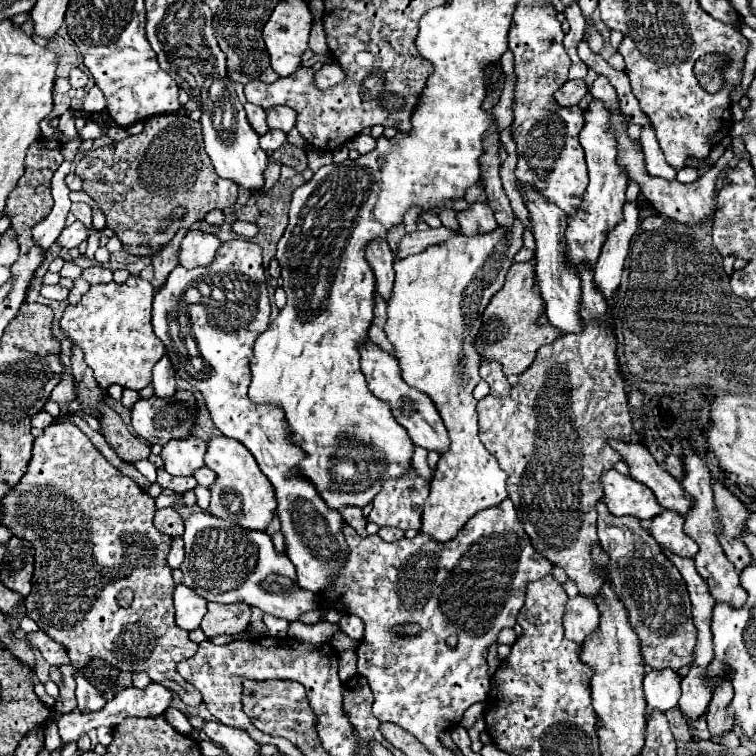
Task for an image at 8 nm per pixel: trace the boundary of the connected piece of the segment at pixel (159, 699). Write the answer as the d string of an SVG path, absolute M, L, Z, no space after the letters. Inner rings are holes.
M150 683L144 689L124 689L114 695L112 701L106 701L104 707L118 707L114 711L114 727L126 717L156 717L162 715L170 705L172 693L164 689L160 683Z

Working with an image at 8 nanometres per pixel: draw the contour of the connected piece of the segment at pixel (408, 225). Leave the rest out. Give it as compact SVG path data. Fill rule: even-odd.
M413 206L405 213L403 221L406 233L409 234L417 230L417 216L421 212L419 207Z

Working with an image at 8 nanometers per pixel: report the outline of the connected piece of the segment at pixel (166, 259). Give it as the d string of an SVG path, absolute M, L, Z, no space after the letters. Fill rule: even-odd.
M178 231L176 237L172 239L172 243L170 243L168 247L164 247L164 249L160 249L160 251L156 251L156 253L152 255L154 279L152 279L151 285L154 287L154 291L158 291L158 289L164 285L164 281L166 281L168 275L170 275L170 271L178 265L178 261L176 261L176 251L178 251L178 241L182 241L182 235L186 235L186 231Z

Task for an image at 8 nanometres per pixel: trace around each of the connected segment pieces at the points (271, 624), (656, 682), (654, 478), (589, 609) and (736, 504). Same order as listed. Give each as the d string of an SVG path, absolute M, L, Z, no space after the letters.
M266 613L266 627L268 627L268 635L272 637L286 637L288 635L288 621L286 619L278 619L274 615Z
M650 671L644 677L644 695L646 695L646 713L652 711L668 711L678 705L680 695L680 679L676 671Z
M608 439L608 443L628 463L630 469L628 475L644 483L648 489L652 489L652 493L656 495L658 503L664 509L676 511L680 515L690 511L690 497L682 491L680 483L654 461L650 451L642 443L618 441L618 439Z
M576 595L574 599L568 599L566 611L564 611L564 631L566 639L582 645L586 635L598 627L598 609L596 605L582 597Z
M722 479L712 481L712 491L714 491L714 507L718 511L718 525L720 525L720 531L716 533L718 541L730 563L736 567L736 571L742 571L752 559L750 559L750 551L746 551L746 545L742 543L742 539L738 539L738 535L746 529L746 519L750 517L750 511L738 497L734 497L724 487Z

